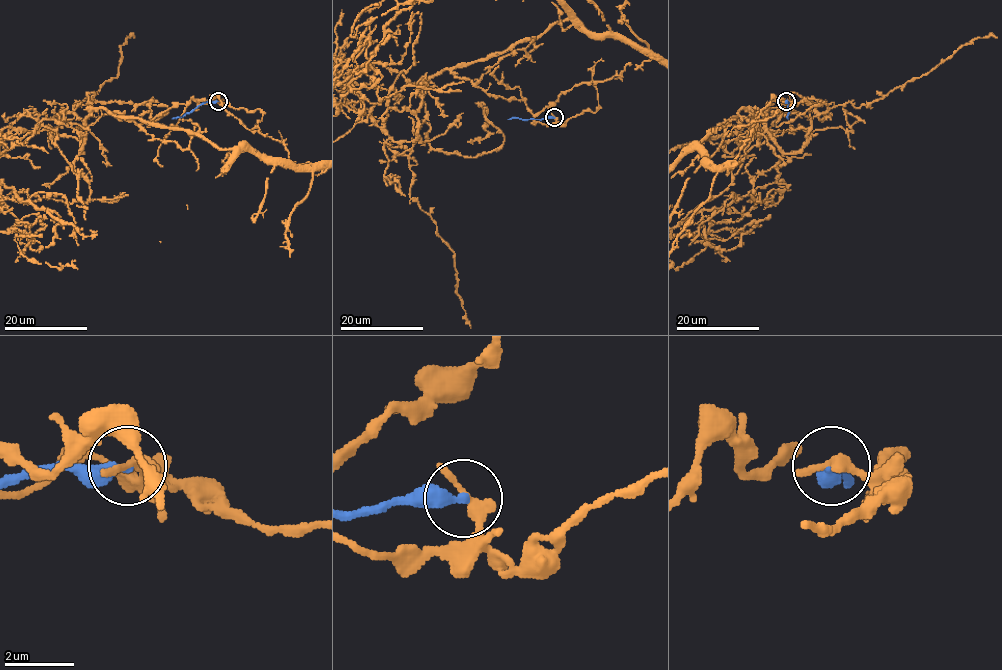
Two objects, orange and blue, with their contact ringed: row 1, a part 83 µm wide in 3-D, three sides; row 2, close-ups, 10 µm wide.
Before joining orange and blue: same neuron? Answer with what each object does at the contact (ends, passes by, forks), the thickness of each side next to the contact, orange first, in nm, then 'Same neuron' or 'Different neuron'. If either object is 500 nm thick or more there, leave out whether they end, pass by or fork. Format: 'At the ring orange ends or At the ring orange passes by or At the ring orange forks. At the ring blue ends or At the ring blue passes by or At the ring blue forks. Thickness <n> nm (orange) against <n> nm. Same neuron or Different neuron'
At the ring orange ends. At the ring blue ends. Thickness 400 nm (orange) against 360 nm. Different neuron

